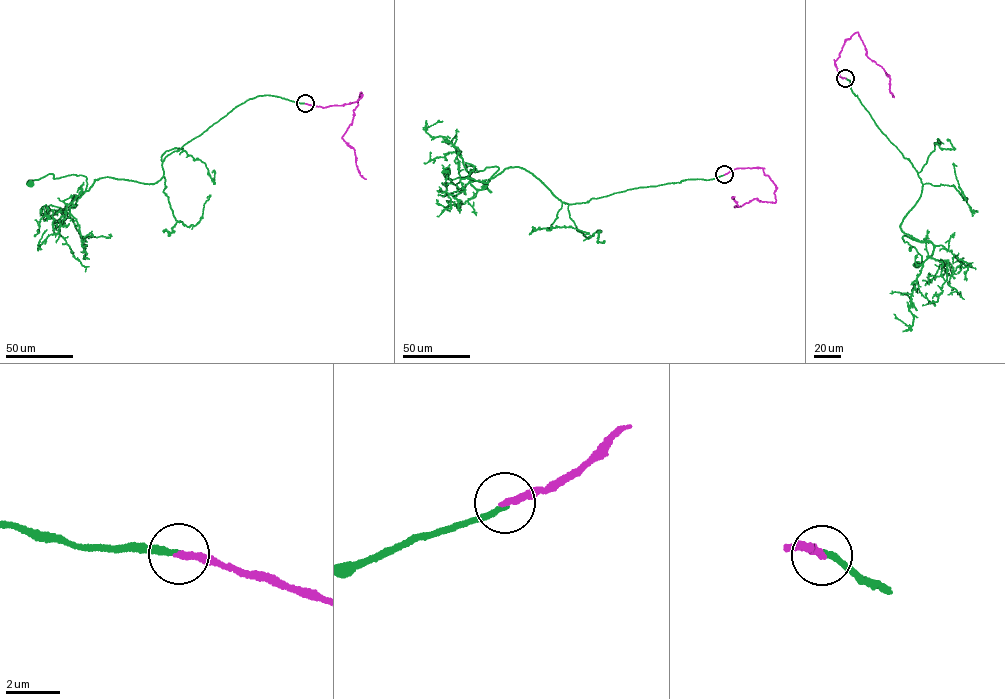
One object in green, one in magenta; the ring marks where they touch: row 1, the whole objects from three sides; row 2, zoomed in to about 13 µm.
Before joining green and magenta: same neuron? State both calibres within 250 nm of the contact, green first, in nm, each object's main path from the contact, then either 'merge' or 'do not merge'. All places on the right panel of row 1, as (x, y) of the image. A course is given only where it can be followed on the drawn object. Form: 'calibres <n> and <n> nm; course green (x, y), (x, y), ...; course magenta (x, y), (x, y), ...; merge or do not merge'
calibres 200 and 240 nm; course green (845, 78), (921, 179), (918, 200), (900, 225), (919, 241), (902, 237), (922, 257), (916, 264); course magenta (845, 78), (839, 76), (834, 62), (845, 40), (856, 32), (866, 55), (889, 75), (889, 90), (893, 97); merge

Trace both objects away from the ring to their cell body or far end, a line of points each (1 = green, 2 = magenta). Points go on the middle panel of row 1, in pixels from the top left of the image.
1: (724, 174), (568, 204), (519, 167), (491, 178), (499, 168), (470, 169), (450, 179), (444, 175), (448, 171)
2: (724, 174), (737, 168), (759, 167), (776, 187), (774, 203), (757, 198), (735, 207), (739, 207), (734, 196)

